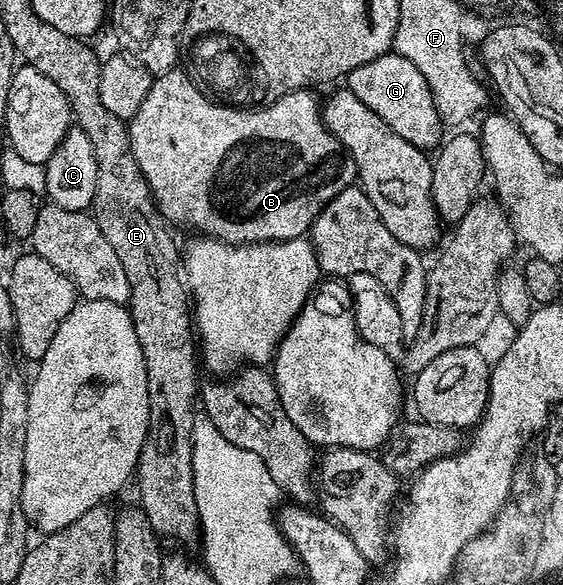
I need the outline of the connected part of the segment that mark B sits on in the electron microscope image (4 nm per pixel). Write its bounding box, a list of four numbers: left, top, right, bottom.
[128,67,358,245]

